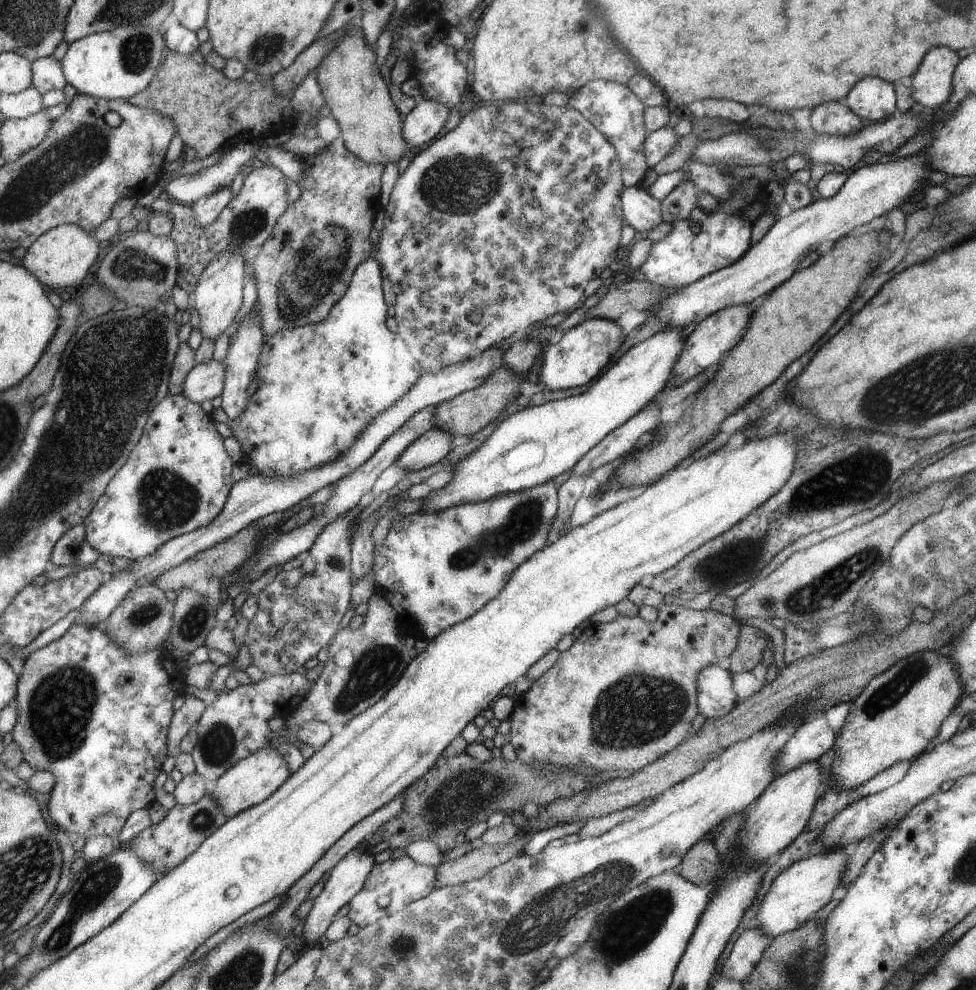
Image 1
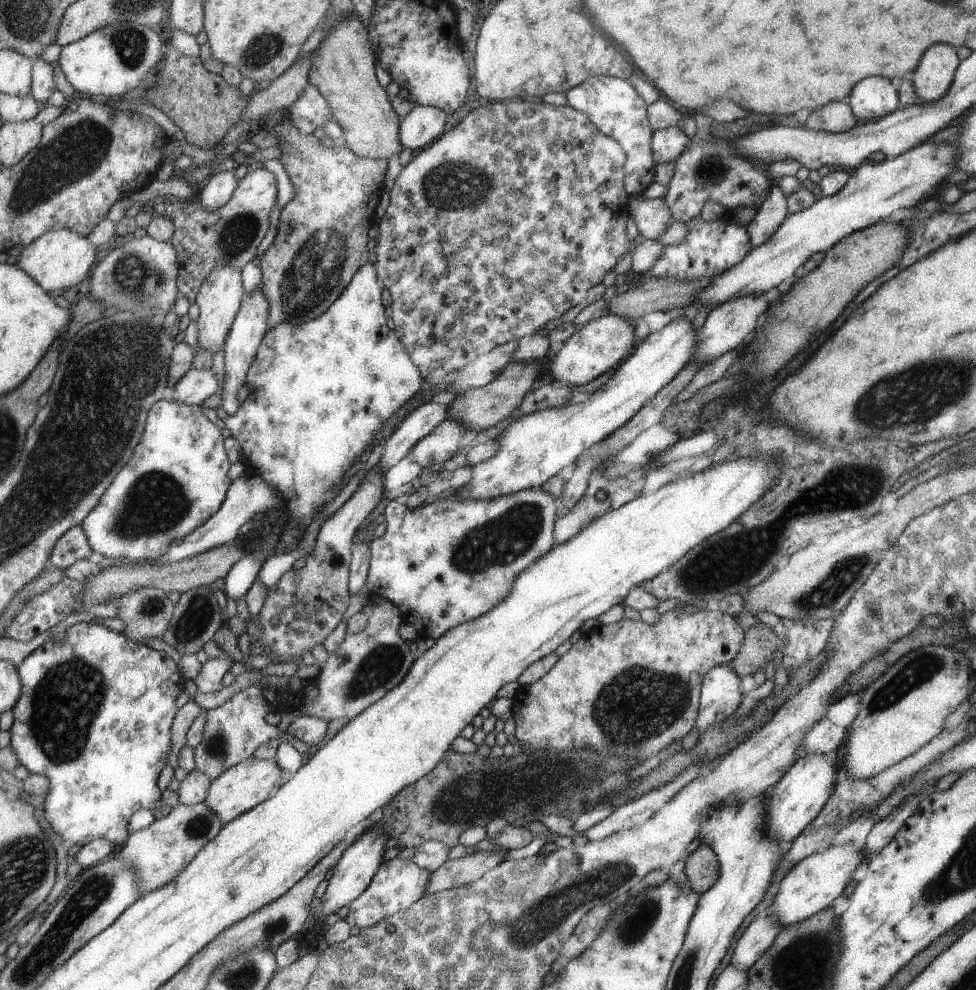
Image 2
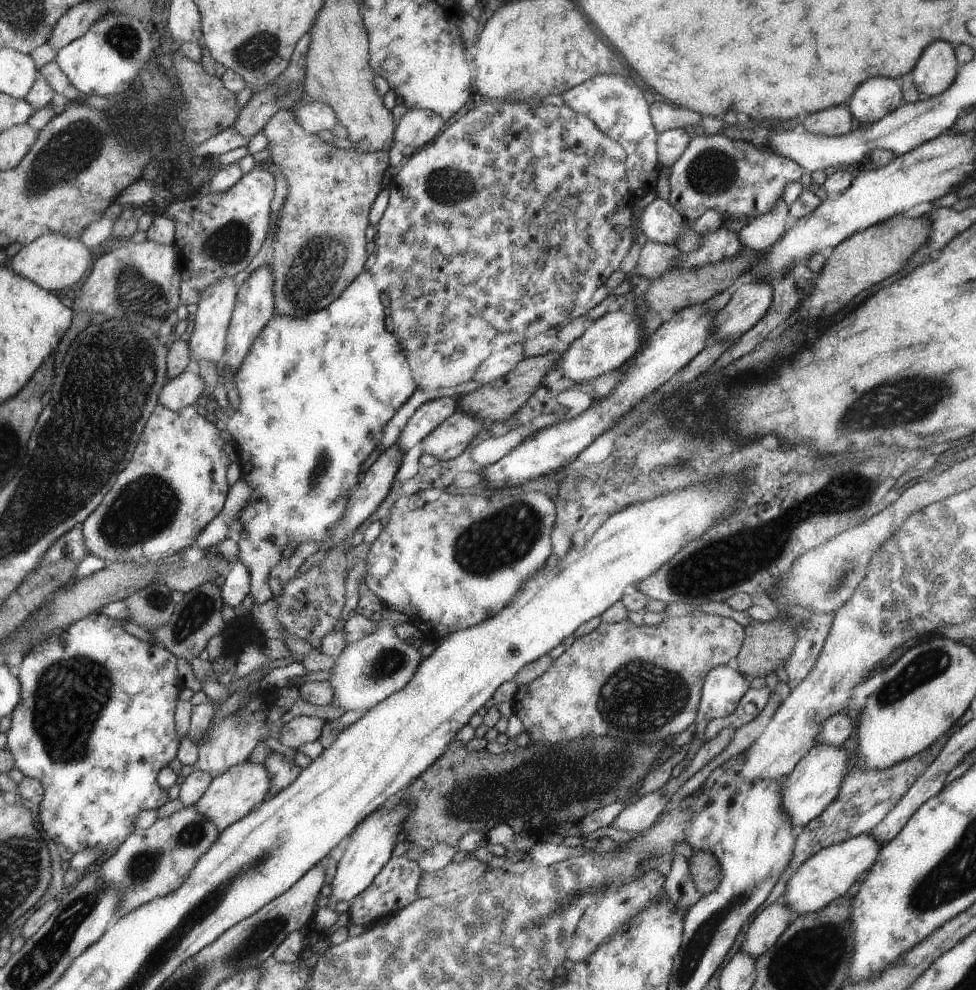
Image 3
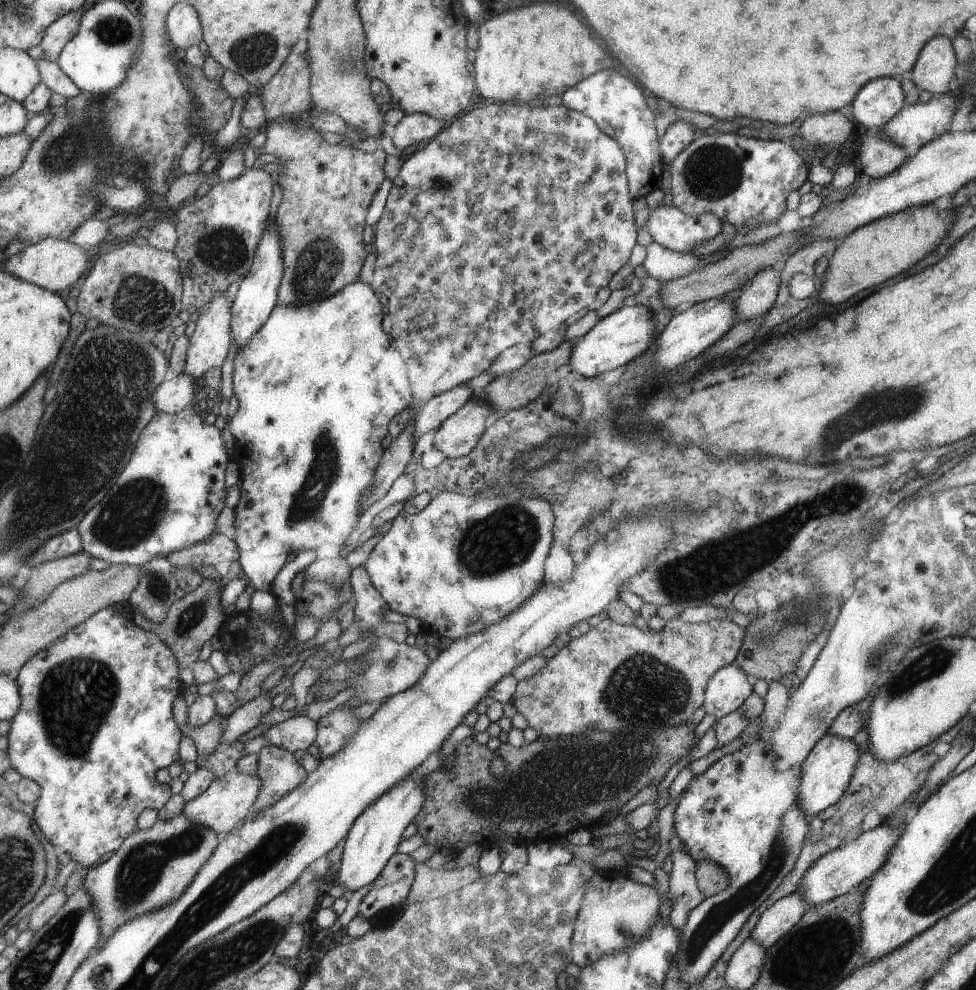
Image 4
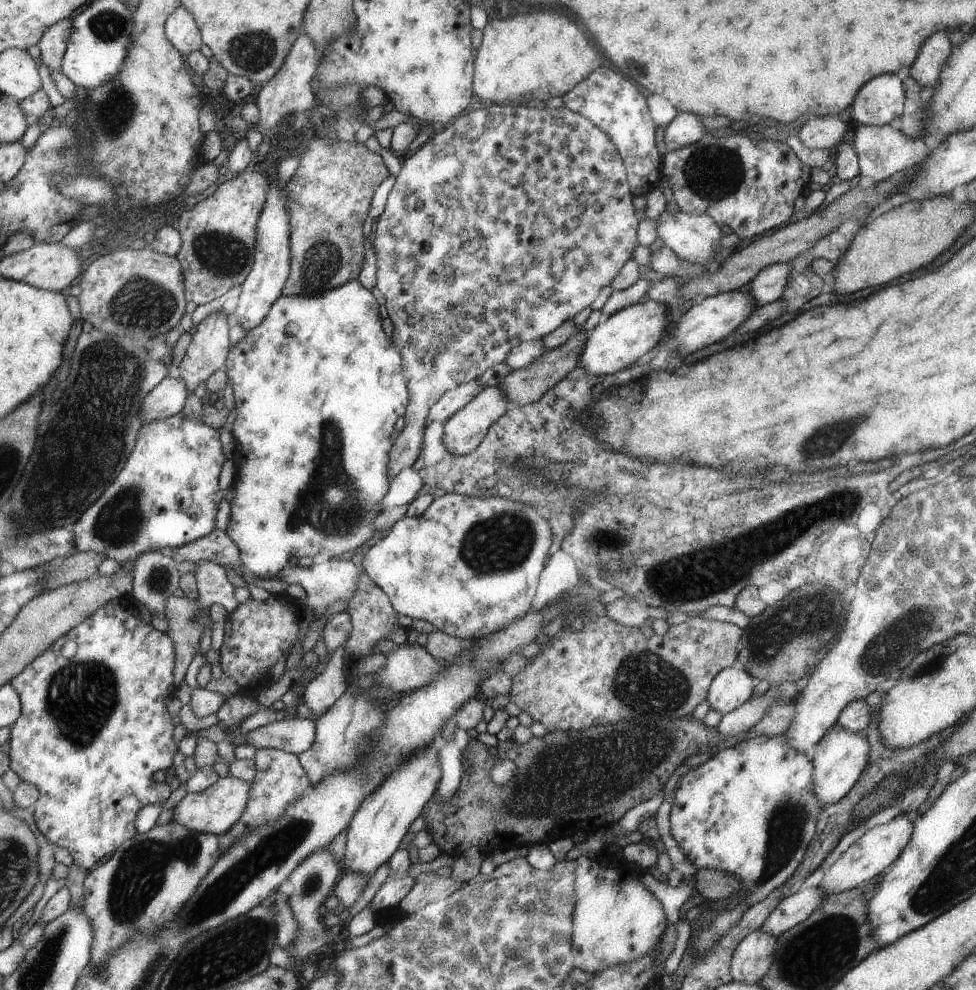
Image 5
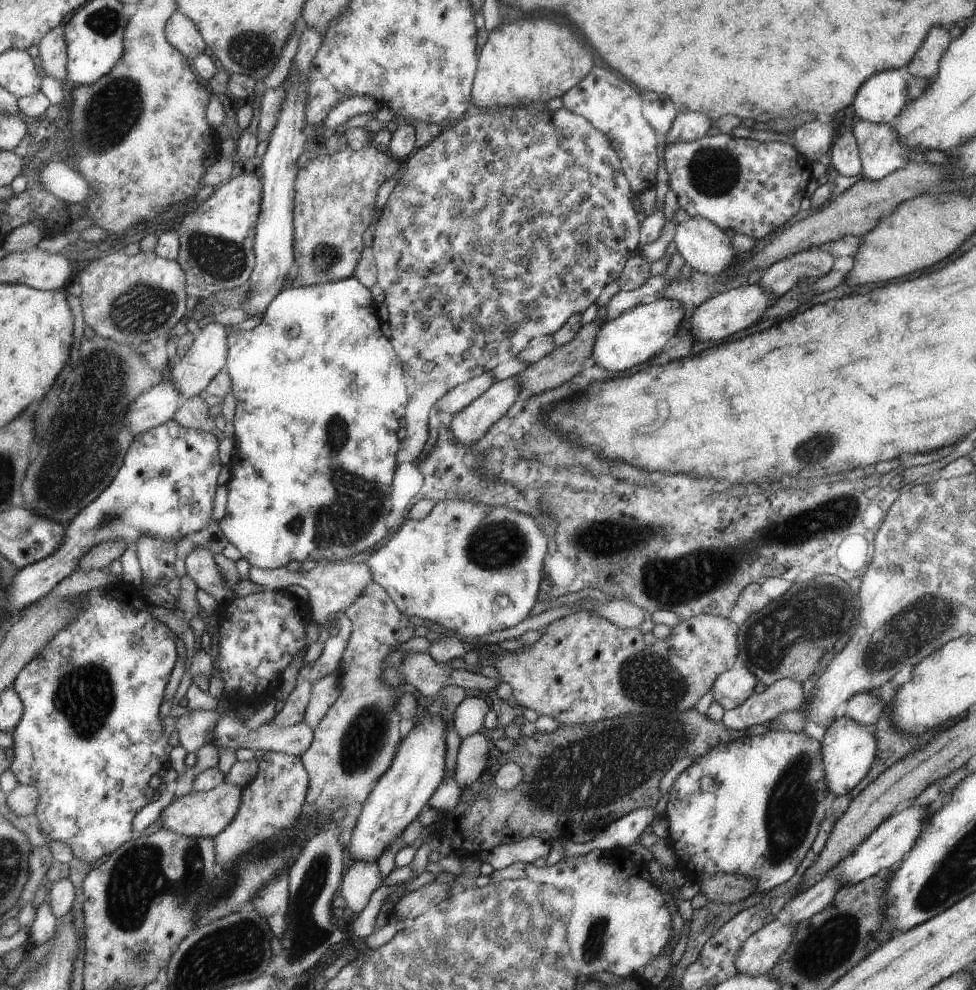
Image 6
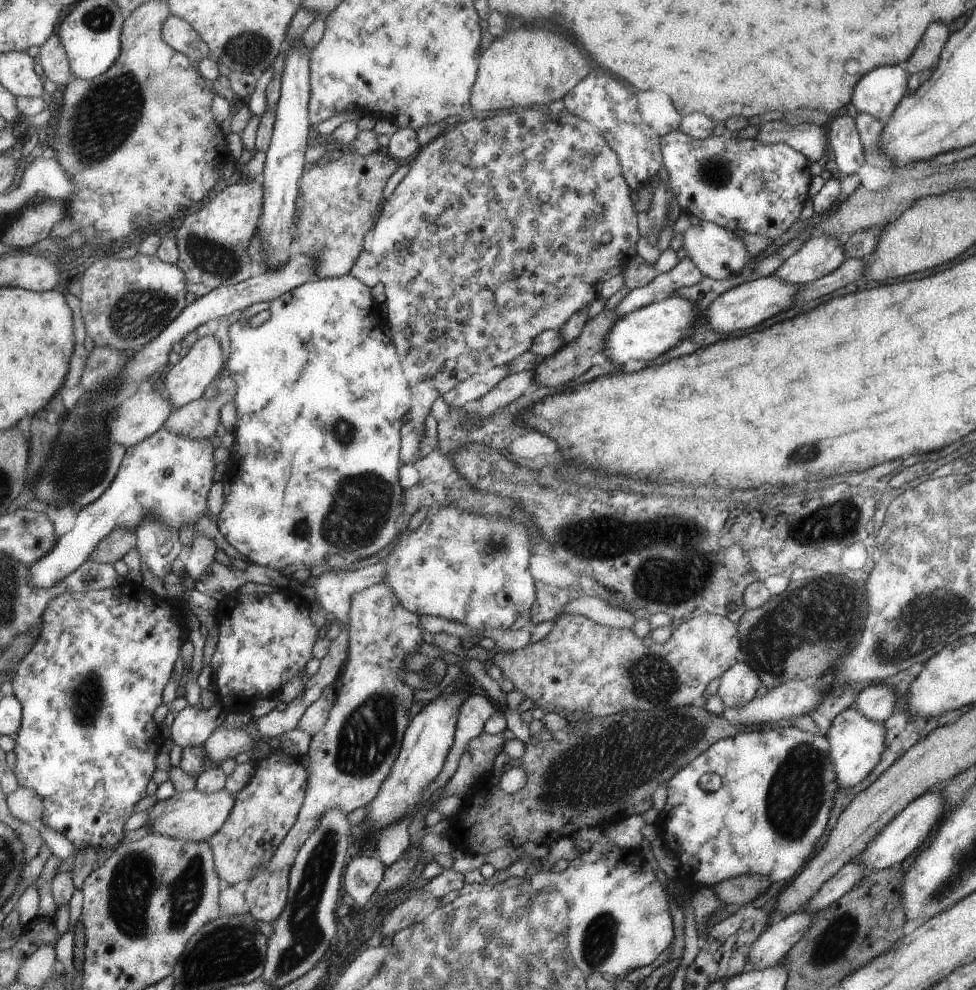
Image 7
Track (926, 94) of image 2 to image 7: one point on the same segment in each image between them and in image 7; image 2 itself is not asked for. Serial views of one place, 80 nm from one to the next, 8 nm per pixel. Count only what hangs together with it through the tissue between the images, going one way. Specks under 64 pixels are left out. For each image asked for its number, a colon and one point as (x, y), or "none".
3: (935, 72)
4: (933, 71)
5: (927, 68)
6: (924, 64)
7: (928, 50)

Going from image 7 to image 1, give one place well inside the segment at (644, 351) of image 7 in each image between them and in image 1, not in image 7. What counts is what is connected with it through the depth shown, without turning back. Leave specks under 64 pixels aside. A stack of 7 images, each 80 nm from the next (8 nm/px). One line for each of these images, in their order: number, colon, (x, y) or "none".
1: (578, 357)
2: (597, 345)
3: (609, 341)
4: (615, 339)
5: (617, 340)
6: (625, 341)

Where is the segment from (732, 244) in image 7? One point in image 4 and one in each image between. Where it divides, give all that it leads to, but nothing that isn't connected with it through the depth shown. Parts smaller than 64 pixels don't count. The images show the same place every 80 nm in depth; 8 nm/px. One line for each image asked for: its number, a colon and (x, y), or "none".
4: (669, 227)
5: (695, 238)
6: (698, 240)

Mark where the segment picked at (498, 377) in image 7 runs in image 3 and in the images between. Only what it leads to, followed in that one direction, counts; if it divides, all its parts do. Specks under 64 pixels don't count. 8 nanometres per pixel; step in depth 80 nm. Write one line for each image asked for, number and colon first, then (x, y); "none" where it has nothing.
3: (427, 416)
4: (438, 409)
5: (451, 401)
6: (461, 395)

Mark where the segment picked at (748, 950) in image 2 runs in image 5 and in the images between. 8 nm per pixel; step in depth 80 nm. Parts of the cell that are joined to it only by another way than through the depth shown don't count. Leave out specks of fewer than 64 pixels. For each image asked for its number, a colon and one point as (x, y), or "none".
3: (766, 926)
4: (775, 920)
5: (792, 910)

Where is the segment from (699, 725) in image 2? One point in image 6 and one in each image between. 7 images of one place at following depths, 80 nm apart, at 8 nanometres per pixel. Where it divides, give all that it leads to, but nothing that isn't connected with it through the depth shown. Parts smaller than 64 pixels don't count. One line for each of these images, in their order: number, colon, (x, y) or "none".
3: (724, 686)
4: (728, 687)
5: (731, 688)
6: (734, 685)

